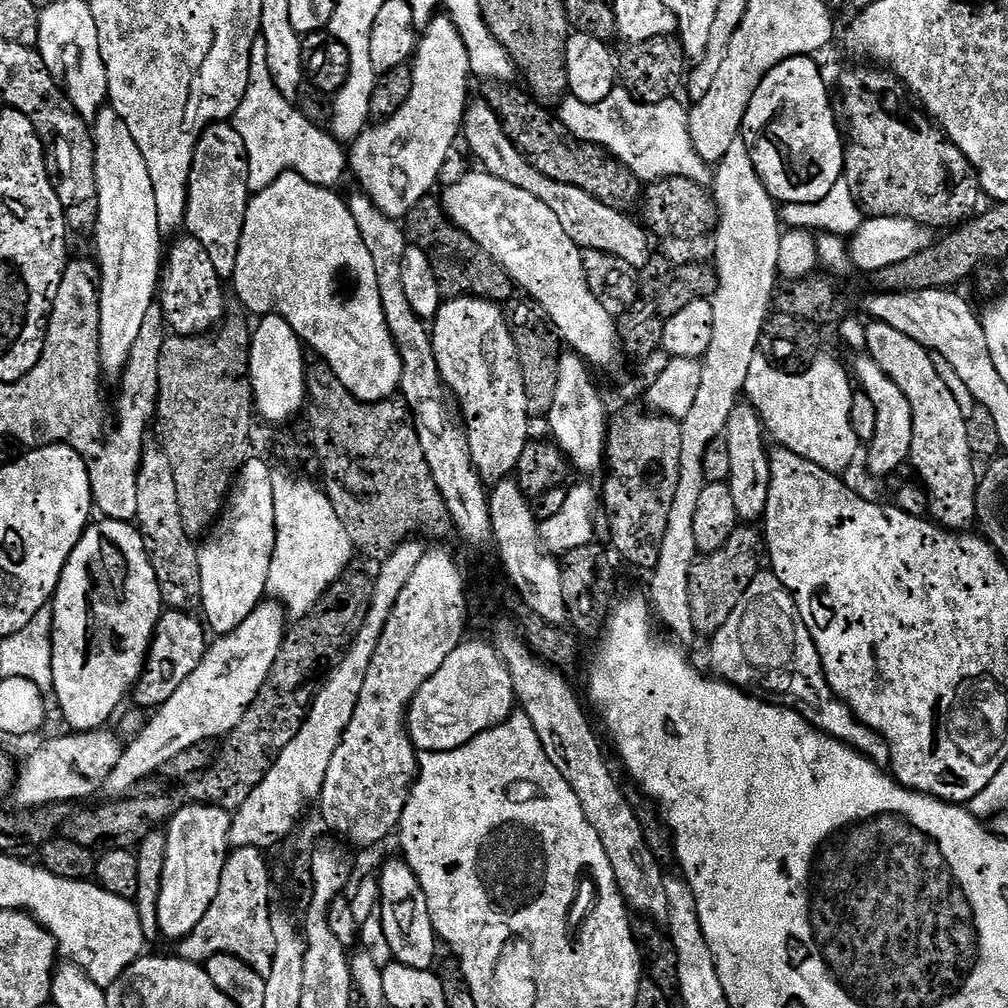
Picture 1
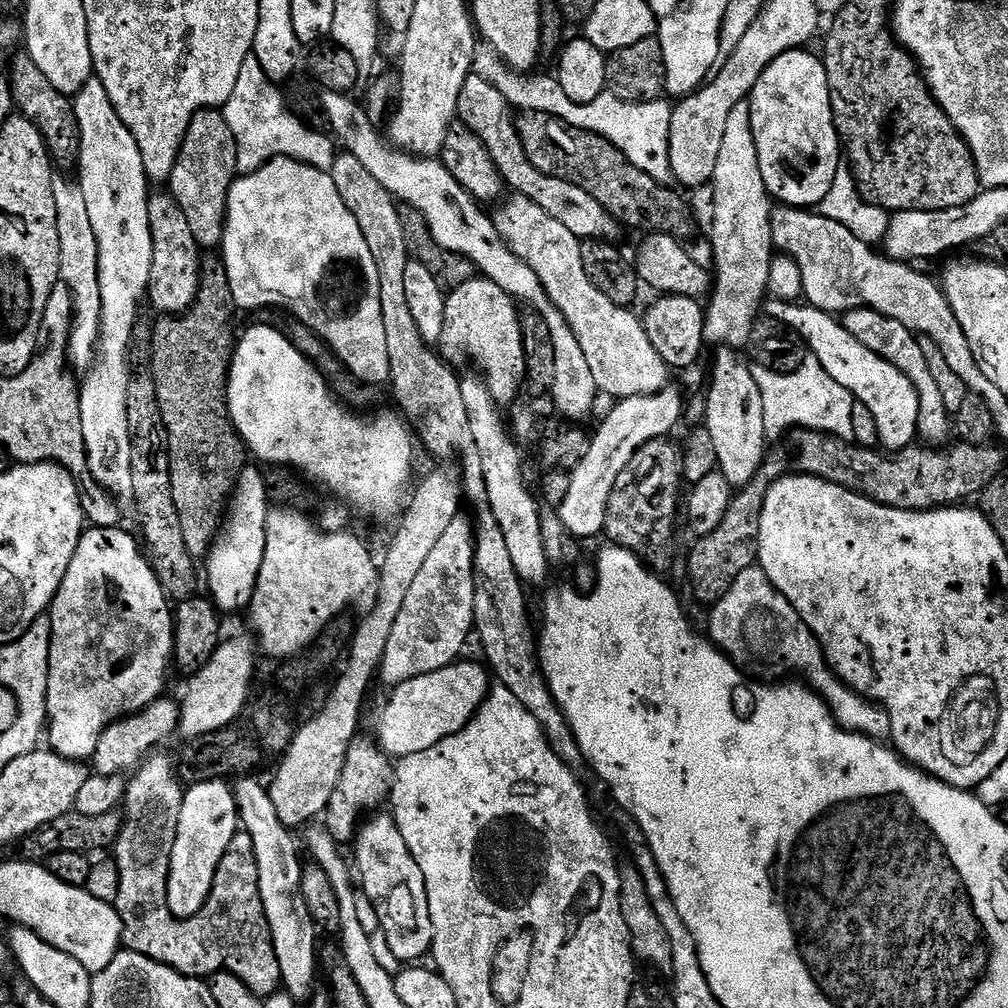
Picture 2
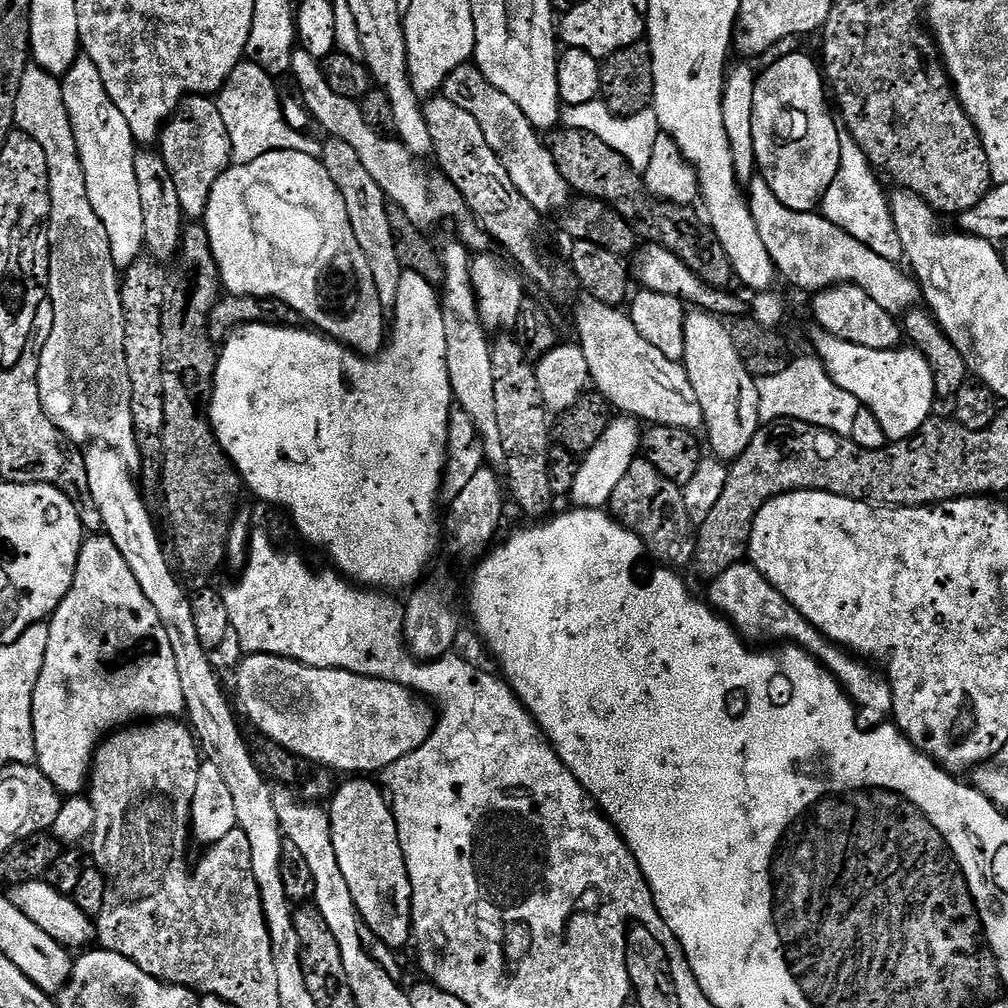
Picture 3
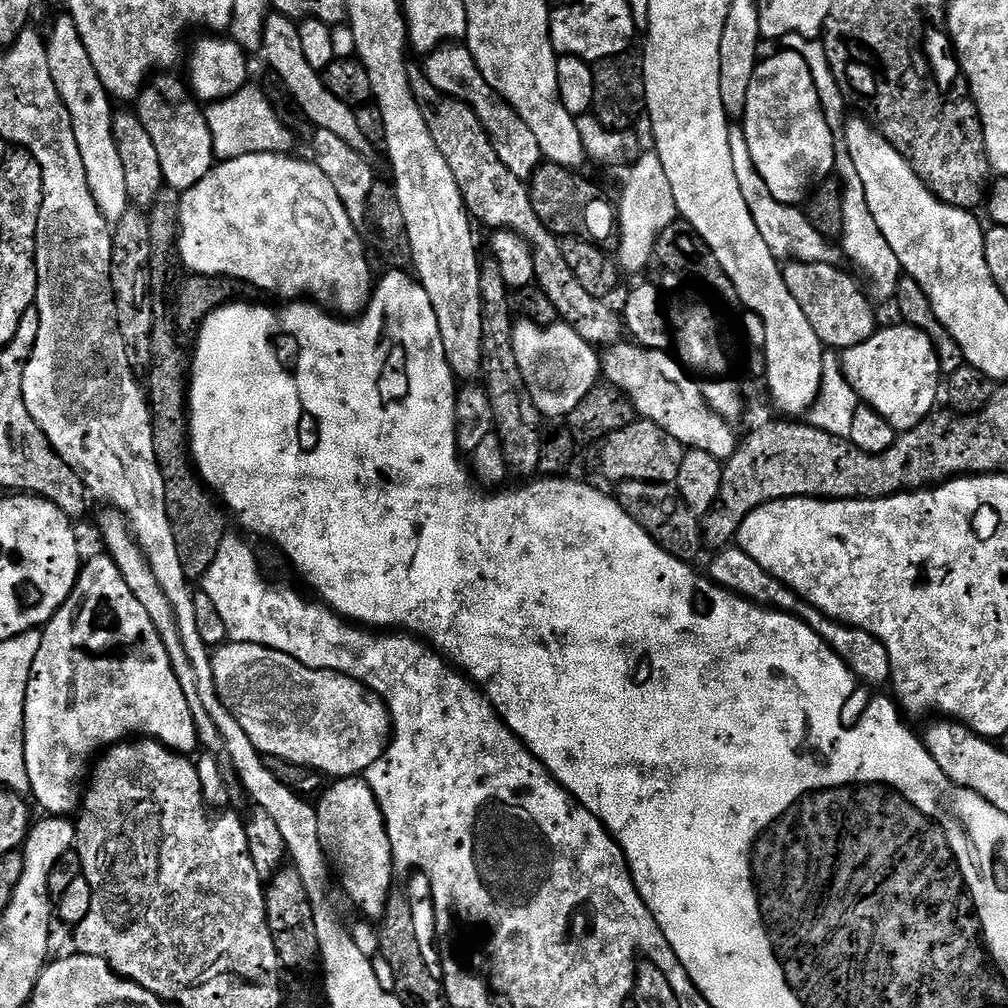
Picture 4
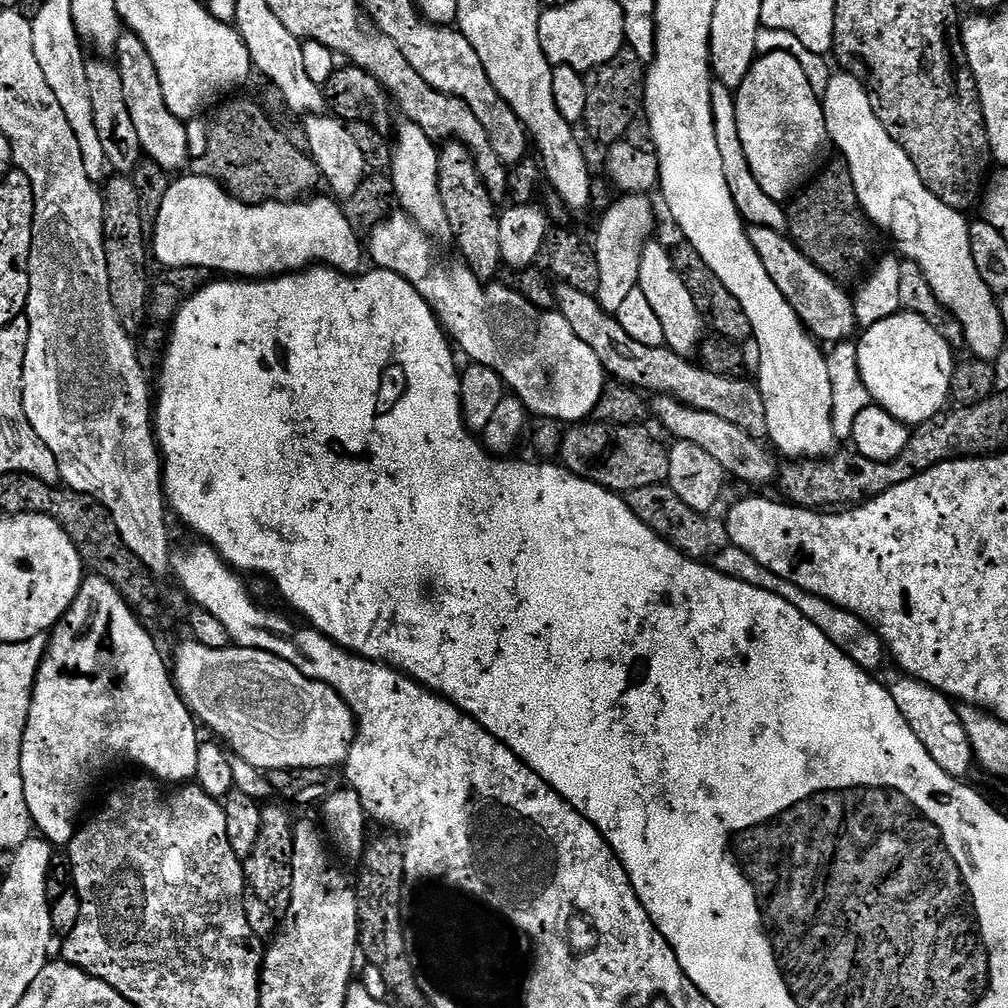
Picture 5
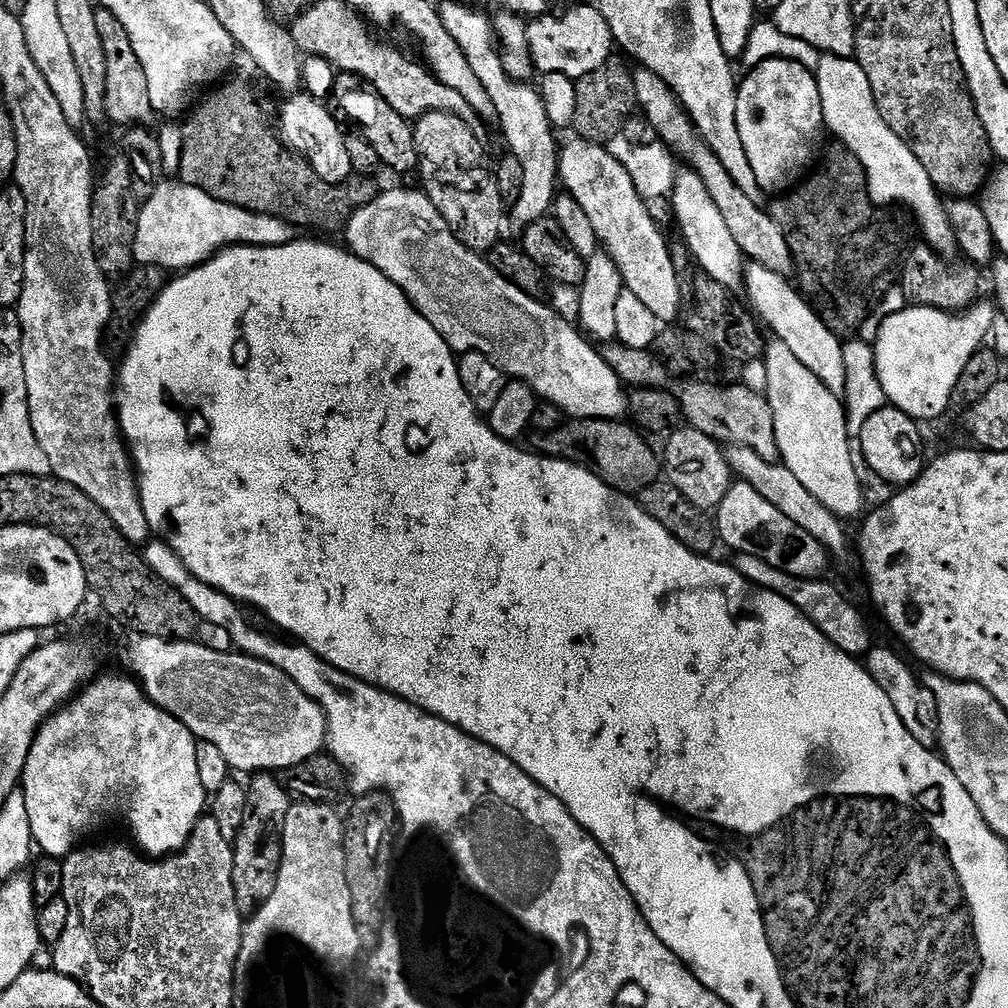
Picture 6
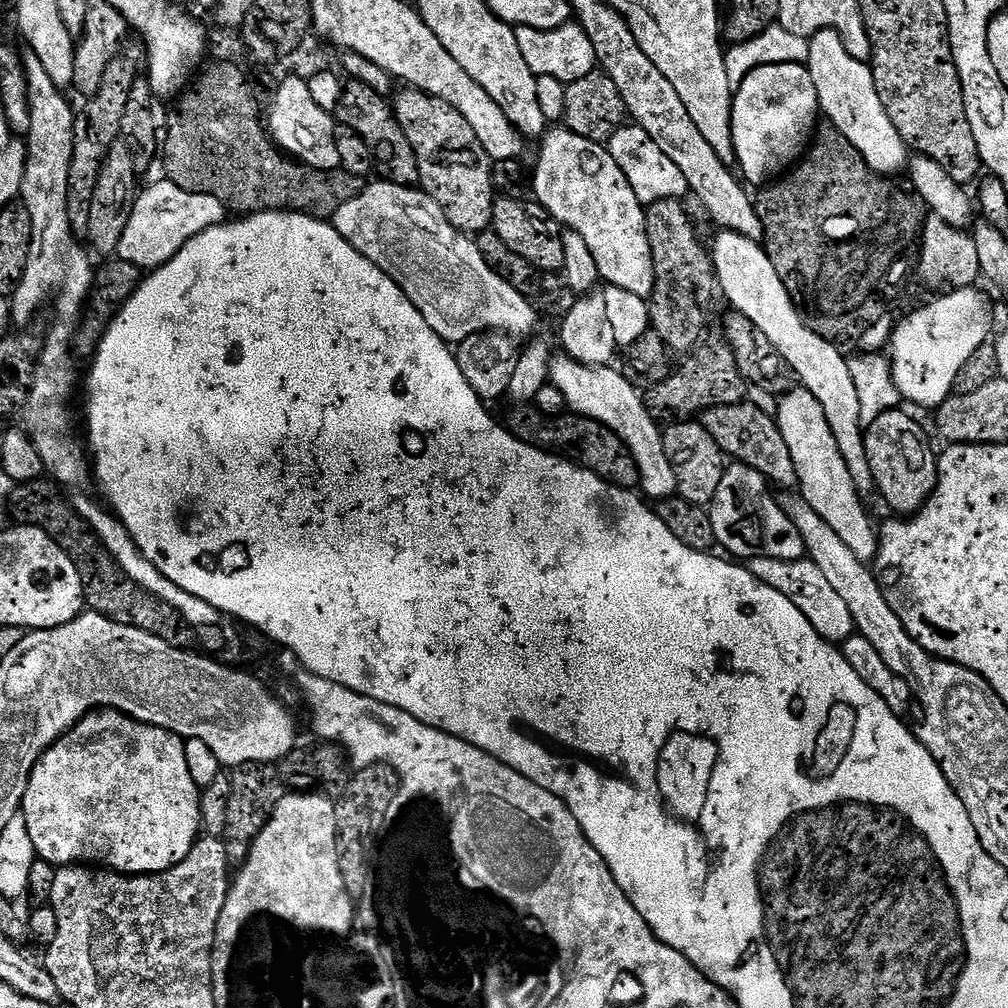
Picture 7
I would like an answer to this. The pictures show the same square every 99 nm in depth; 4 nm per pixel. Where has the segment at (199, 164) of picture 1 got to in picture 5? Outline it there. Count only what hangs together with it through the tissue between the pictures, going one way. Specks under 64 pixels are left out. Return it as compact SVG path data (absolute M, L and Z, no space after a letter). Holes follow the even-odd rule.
M131 32L125 33L120 37L116 52L120 56L118 67L126 90L126 102L130 106L130 116L134 118L134 128L138 130L145 157L162 166L165 173L179 173L179 168L188 160L189 125L178 119L166 106L158 70L143 42Z

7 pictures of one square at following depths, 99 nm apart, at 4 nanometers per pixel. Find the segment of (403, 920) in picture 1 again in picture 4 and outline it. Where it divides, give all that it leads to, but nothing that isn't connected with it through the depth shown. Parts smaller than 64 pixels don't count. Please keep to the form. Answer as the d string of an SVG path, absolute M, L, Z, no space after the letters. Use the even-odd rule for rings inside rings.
M341 777L336 781L333 781L333 784L328 790L327 788L321 793L320 802L315 805L316 813L318 814L318 838L322 842L322 848L324 850L325 856L329 858L329 863L333 868L333 871L338 872L340 878L340 884L345 892L345 894L350 898L351 902L364 914L363 917L366 917L370 920L381 919L384 915L385 906L388 902L389 896L392 894L392 878L395 879L395 864L393 862L393 850L391 850L390 840L388 831L385 828L384 816L381 814L381 808L377 804L377 799L374 798L373 791L370 790L368 783L365 779L361 777Z

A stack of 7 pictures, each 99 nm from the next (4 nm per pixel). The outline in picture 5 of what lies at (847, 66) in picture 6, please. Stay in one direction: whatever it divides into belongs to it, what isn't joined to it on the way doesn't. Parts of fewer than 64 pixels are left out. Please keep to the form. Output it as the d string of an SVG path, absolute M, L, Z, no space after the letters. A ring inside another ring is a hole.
M843 70L837 71L829 78L829 86L822 99L824 117L828 127L828 139L840 147L839 155L848 163L850 174L854 178L854 190L858 194L858 202L864 208L864 214L877 229L892 235L896 243L895 251L905 260L913 260L921 267L922 274L929 284L930 290L937 298L941 307L948 309L954 319L961 323L964 331L964 342L969 352L977 360L996 362L1000 351L1004 348L1004 340L1000 336L992 336L992 318L1000 311L1000 301L997 293L982 282L982 274L978 274L978 266L974 266L974 254L970 246L970 220L963 212L955 212L946 202L936 197L922 182L918 170L914 170L914 162L890 138L886 126L878 118L872 105L872 97L868 89L857 76Z

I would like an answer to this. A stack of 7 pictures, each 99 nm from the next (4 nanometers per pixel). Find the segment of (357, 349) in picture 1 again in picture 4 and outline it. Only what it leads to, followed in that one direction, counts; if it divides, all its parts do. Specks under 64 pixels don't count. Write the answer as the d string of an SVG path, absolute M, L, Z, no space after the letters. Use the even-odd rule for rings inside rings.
M248 153L242 157L235 157L233 160L225 160L217 163L212 171L206 174L206 178L202 178L202 182L195 184L190 190L182 193L180 198L180 211L178 213L178 260L180 260L189 269L189 273L197 276L229 276L235 280L241 280L243 284L253 284L255 288L259 288L261 293L268 294L273 292L276 296L285 296L283 299L288 302L296 302L301 298L307 298L311 303L317 306L323 306L327 311L341 317L341 318L355 318L367 308L370 298L372 297L372 289L374 287L374 276L372 280L372 268L368 265L368 252L364 249L364 240L360 237L361 229L353 224L350 214L346 214L346 206L342 206L342 198L338 198L338 190L334 190L334 182L330 182L330 178L326 178L326 174L322 174L322 170L311 159L308 160L295 160L296 156L280 155L278 153Z

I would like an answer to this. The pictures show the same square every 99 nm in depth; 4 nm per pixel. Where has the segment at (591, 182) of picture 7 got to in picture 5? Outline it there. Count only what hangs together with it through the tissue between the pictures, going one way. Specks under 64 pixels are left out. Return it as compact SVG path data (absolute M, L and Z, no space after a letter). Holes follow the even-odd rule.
M652 240L645 245L642 264L639 267L638 286L650 306L661 319L665 345L679 356L691 357L697 353L704 334L704 323L700 312L694 304L693 295L686 289L686 284L673 264L671 251L665 249L658 241Z

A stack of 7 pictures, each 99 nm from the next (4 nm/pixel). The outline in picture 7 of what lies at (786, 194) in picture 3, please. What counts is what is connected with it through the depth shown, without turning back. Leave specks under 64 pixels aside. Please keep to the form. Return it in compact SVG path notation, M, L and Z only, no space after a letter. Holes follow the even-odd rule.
M762 65L761 68L748 73L745 80L735 89L732 97L732 141L736 151L738 172L739 168L741 172L739 175L749 185L760 184L759 186L764 186L773 178L787 173L808 151L810 141L818 128L816 116L820 115L818 90L814 90L814 78L810 78L805 65Z

